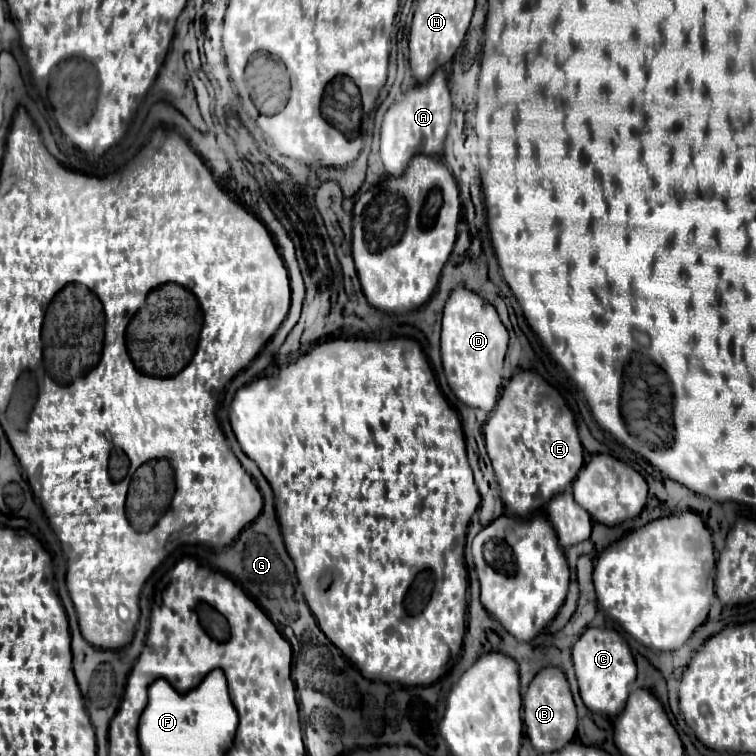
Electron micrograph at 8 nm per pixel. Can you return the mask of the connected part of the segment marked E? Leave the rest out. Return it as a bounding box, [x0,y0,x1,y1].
[484,372,584,518]

